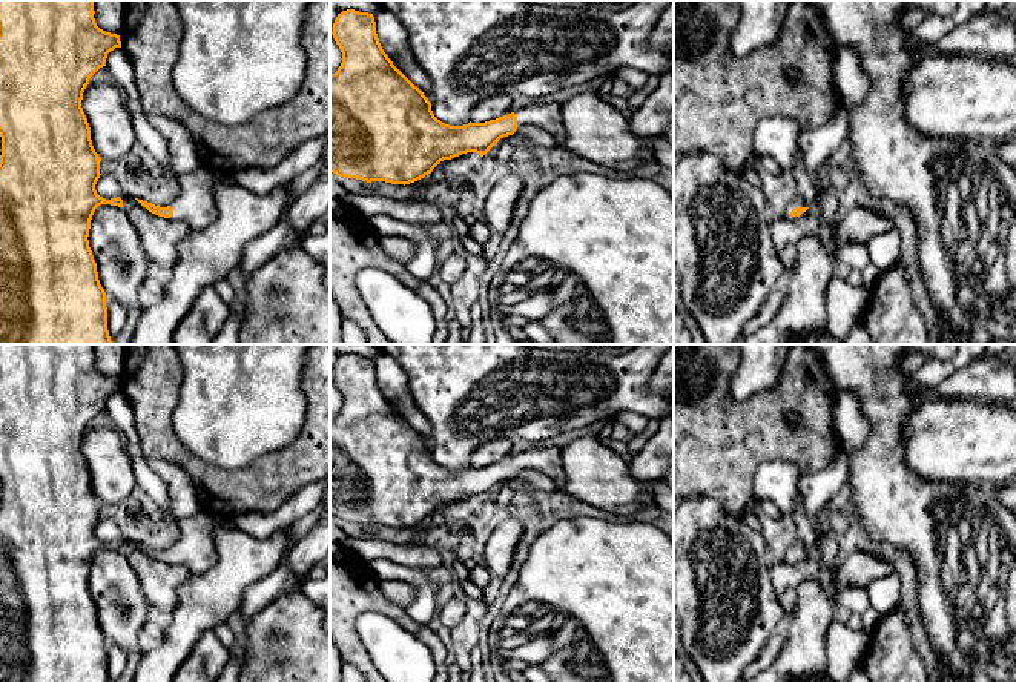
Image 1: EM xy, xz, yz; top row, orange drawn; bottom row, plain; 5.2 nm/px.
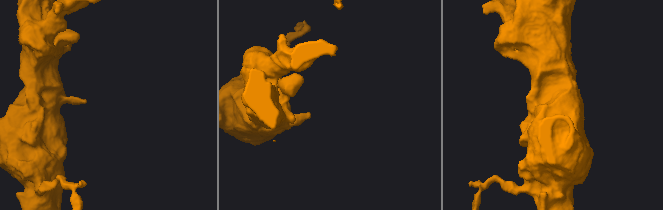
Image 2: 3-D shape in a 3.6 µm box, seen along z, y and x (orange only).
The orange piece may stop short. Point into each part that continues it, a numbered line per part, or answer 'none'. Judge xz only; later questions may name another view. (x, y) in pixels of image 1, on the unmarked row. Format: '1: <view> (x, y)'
1: xz (547, 461)

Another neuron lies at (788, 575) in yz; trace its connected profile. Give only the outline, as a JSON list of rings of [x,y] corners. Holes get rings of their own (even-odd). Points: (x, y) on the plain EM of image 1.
[[[807,553],[800,561],[783,559],[770,570],[772,587],[778,602],[787,613],[797,608],[797,587],[804,581],[818,579],[821,568],[821,559],[813,553]]]

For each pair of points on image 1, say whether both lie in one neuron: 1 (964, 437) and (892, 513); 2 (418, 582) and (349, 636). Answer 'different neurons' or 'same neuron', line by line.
1: different neurons
2: different neurons

